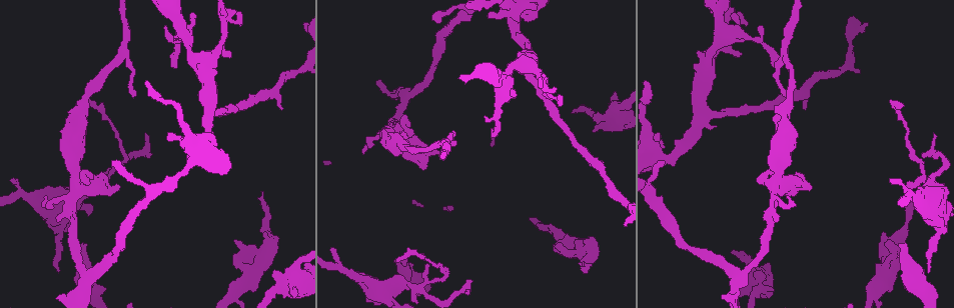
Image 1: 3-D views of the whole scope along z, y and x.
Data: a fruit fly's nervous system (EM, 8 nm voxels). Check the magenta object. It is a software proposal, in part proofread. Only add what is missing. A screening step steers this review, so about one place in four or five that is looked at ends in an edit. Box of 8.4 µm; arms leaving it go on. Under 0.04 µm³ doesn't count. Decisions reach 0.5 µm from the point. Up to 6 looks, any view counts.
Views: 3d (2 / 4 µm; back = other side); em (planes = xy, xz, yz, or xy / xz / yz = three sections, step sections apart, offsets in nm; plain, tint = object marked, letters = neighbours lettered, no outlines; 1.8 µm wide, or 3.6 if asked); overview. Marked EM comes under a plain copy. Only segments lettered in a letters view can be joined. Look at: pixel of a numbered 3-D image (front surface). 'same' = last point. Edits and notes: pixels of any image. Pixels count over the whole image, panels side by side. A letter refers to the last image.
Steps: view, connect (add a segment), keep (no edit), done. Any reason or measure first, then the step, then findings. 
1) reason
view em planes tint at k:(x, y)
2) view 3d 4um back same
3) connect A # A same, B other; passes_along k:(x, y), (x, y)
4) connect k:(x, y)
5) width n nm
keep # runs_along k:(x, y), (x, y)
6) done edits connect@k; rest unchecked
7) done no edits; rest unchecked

an open end
view em planes letters at 1:(581, 264)

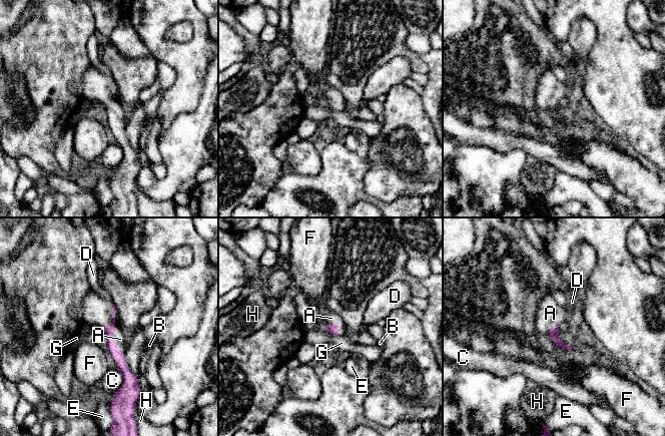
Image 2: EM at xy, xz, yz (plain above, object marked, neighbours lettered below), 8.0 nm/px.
longest_contact A 420 nm
connect A # A same, B other, C other, D other, E other, F other, G other, H other; passes_along 2:(115, 353), (114, 329), (120, 339); it goes on there

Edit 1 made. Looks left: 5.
see it whole again
view overview

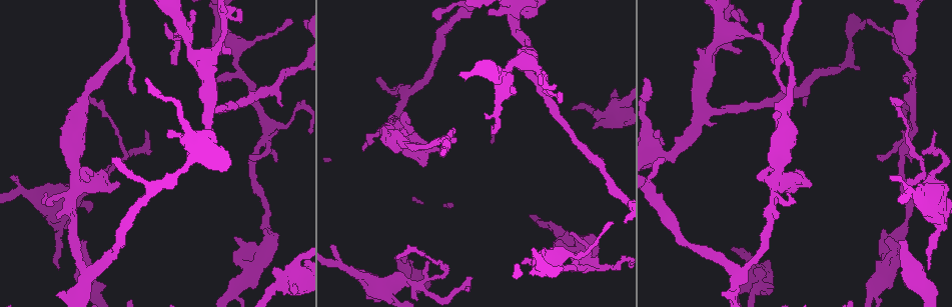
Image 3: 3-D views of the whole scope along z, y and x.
branch stops here
view 3d 2um at 3:(407, 256)

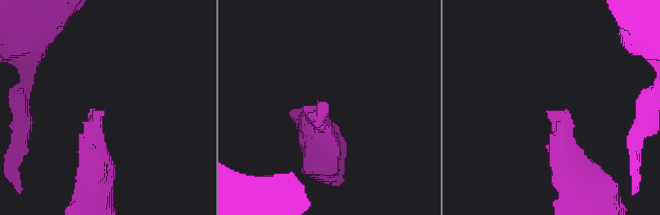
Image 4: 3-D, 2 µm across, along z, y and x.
shape alone is not enough
view em xz step 4 tint at 4:(547, 113)

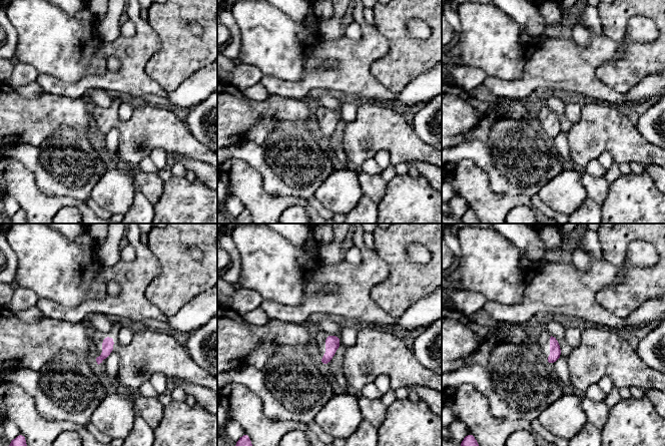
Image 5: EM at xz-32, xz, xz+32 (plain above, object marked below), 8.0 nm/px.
what lies round it
view em xz step 4 letters same

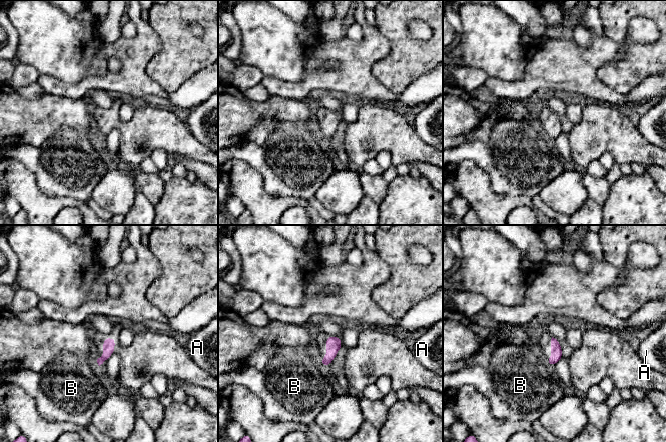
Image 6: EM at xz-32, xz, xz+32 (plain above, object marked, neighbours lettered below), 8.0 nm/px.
keep # A other, B other; border 6:(319, 360), (324, 367); none of them fits

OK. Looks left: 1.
done edits connect@2; rest unchecked

